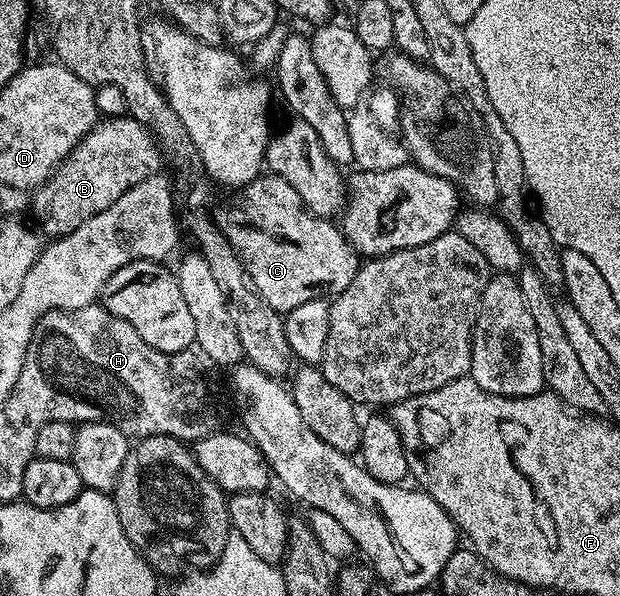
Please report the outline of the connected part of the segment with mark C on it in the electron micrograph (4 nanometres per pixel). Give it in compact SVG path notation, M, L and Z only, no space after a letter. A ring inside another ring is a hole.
M262 173L233 195L215 216L216 225L231 243L251 284L276 311L287 313L319 295L339 294L358 274L358 257L343 232L304 207L280 175Z

